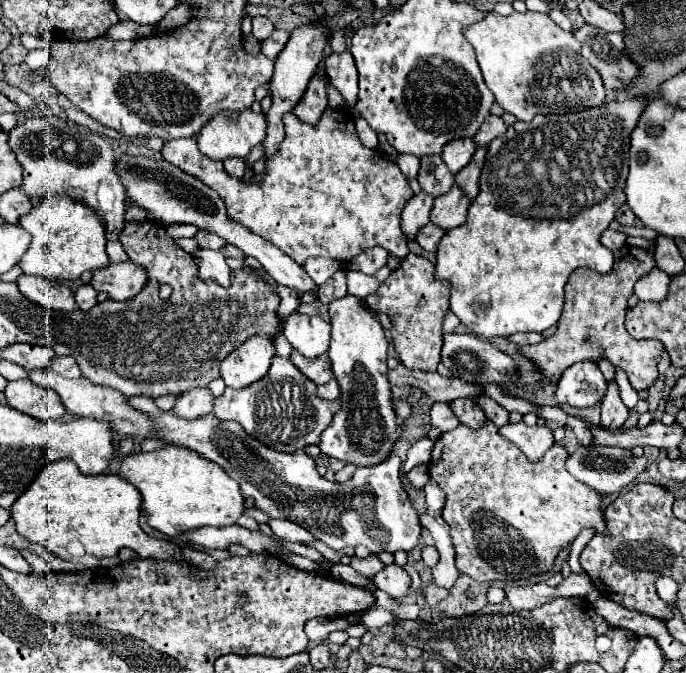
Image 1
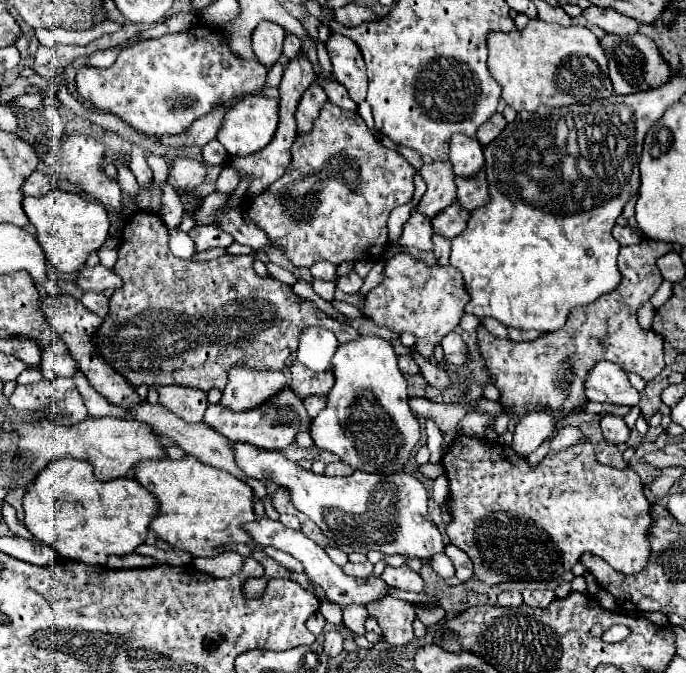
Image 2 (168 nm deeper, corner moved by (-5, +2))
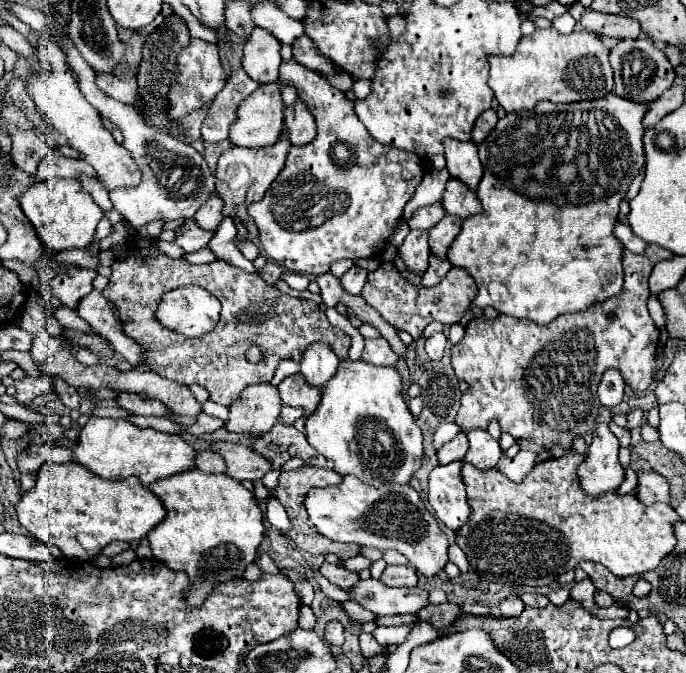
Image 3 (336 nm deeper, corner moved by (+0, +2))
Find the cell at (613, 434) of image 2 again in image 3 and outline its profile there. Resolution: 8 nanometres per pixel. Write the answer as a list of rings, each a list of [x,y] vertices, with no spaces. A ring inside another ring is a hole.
[[[605,423],[597,425],[593,433],[593,443],[587,447],[583,463],[579,463],[577,477],[579,485],[587,495],[599,497],[607,491],[617,489],[623,479],[625,471],[617,459],[619,455],[619,441],[609,431]]]

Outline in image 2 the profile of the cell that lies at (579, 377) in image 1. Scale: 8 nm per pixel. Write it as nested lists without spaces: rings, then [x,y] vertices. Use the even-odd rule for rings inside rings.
[[[600,361],[592,367],[592,373],[588,373],[588,381],[584,381],[584,395],[588,401],[598,403],[614,403],[614,405],[636,405],[640,401],[640,391],[636,391],[626,377],[626,371],[610,361]]]

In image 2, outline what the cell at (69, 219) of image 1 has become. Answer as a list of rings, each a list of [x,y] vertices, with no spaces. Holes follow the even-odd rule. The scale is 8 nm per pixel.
[[[52,189],[40,199],[26,197],[22,207],[30,223],[36,227],[36,235],[46,259],[62,273],[78,273],[84,267],[88,255],[98,251],[108,237],[110,221],[106,209],[98,201],[92,201],[84,195]]]

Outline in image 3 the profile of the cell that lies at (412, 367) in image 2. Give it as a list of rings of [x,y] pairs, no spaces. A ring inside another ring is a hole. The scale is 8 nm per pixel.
[[[383,337],[365,339],[365,347],[363,347],[363,353],[361,353],[361,361],[373,363],[373,365],[395,367],[397,359],[399,357],[395,355],[395,351],[389,347],[389,343]]]

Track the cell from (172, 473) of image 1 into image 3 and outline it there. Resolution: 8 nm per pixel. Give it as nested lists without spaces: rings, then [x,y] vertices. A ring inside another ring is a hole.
[[[191,469],[187,473],[177,473],[163,481],[155,481],[153,485],[149,485],[149,489],[161,499],[167,511],[167,517],[147,533],[153,557],[171,569],[181,569],[187,573],[191,585],[187,591],[183,591],[183,599],[189,607],[201,605],[203,599],[211,595],[215,585],[243,577],[245,567],[257,559],[259,545],[265,537],[263,513],[251,491],[247,491],[229,475],[209,475],[201,469]]]

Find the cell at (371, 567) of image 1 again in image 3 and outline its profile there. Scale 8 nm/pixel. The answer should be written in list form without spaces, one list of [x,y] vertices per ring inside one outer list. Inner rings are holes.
[[[323,563],[319,571],[321,571],[321,575],[323,575],[329,583],[333,583],[333,585],[337,585],[337,587],[341,587],[341,589],[351,589],[351,587],[359,581],[359,575],[347,571],[343,565]]]

